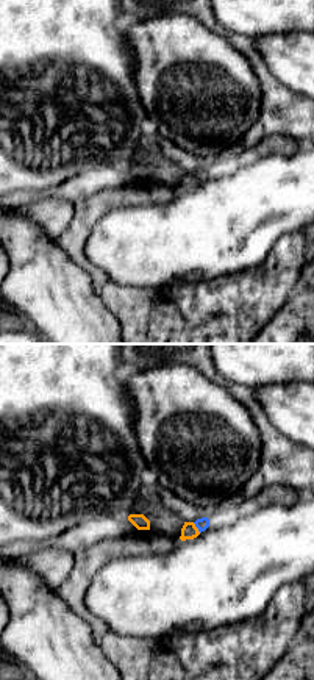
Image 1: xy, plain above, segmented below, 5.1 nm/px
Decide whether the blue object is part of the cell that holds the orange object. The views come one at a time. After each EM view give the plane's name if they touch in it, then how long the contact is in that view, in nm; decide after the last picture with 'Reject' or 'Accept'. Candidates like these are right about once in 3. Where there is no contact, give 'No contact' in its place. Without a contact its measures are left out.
Touches orange in xy. Shared border 70 nm

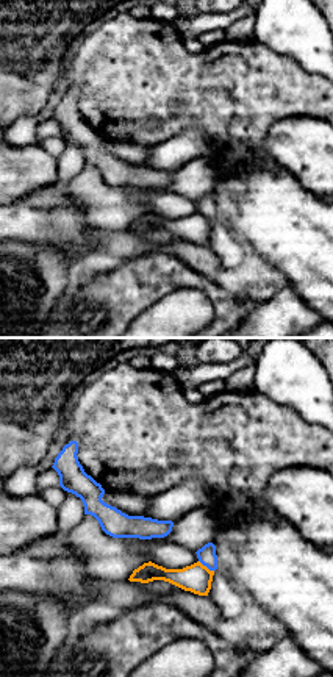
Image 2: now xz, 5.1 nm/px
Touches orange in xz. Shared border 100 nm

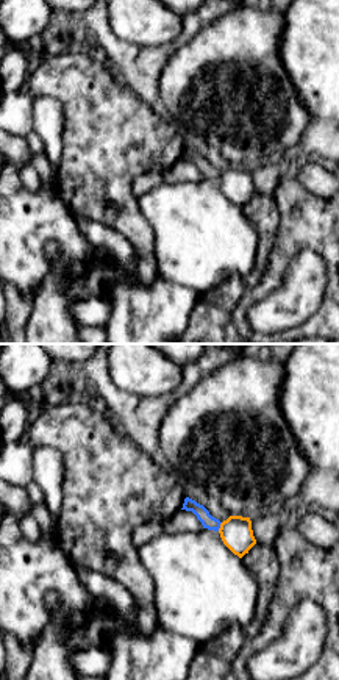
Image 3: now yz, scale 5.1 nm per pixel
Touches orange in yz. Shared border 50 nm

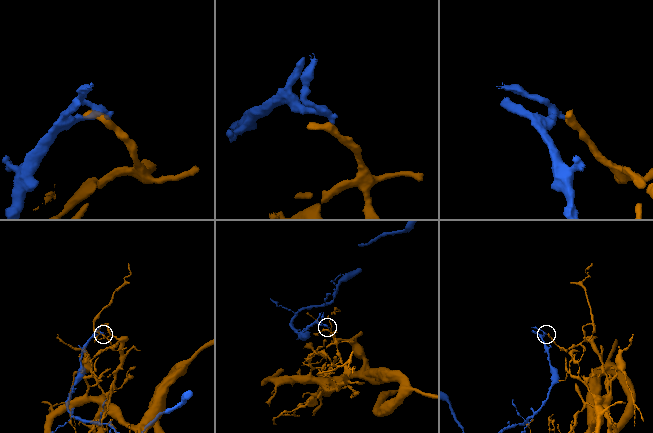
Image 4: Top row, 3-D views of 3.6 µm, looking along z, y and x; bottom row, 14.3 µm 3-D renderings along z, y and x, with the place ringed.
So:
Reject

